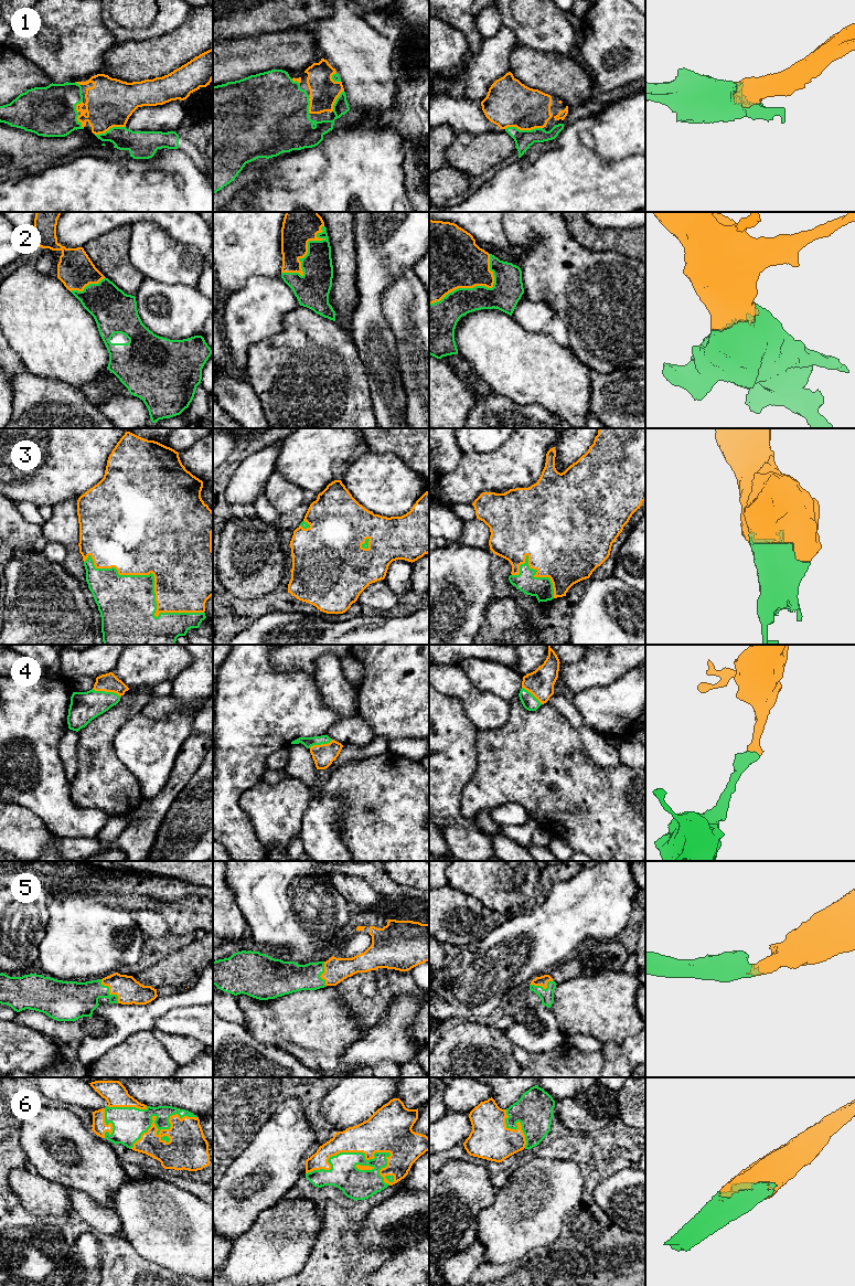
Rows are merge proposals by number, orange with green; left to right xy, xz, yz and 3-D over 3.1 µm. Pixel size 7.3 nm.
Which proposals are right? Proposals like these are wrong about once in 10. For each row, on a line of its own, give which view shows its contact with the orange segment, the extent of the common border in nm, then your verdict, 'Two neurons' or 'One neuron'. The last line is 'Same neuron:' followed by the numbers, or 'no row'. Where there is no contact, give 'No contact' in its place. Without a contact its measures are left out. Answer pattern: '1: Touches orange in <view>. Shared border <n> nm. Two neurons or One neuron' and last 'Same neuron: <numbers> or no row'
1: Touches orange in yz. Shared border 280 nm. One neuron
2: Touches orange in xz. Shared border 460 nm. One neuron
3: Touches orange in xy. Shared border 950 nm. One neuron
4: Touches orange in xy. Shared border 220 nm. One neuron
5: Touches orange in xy. Shared border 220 nm. One neuron
6: Touches orange in xz. Shared border 650 nm. One neuron
Same neuron: 1, 2, 3, 4, 5, 6

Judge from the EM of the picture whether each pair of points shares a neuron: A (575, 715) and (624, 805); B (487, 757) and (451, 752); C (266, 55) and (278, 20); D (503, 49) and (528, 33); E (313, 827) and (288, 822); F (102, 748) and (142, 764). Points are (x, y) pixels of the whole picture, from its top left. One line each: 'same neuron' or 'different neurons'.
A: different neurons
B: different neurons
C: different neurons
D: different neurons
E: different neurons
F: different neurons

